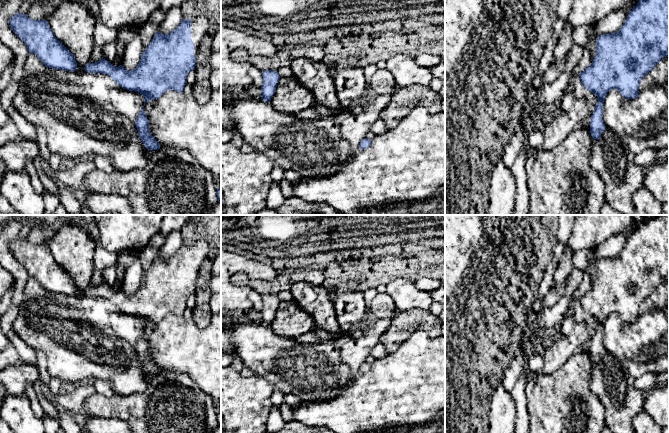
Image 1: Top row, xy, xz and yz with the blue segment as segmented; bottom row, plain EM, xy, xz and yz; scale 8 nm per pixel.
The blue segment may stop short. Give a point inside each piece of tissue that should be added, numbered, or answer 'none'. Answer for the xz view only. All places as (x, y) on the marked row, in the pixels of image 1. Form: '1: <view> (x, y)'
none

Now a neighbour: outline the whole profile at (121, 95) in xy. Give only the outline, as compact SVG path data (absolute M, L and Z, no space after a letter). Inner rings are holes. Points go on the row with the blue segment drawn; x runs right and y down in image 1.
M122 88L112 93L112 102L117 111L135 123L145 100L140 93Z

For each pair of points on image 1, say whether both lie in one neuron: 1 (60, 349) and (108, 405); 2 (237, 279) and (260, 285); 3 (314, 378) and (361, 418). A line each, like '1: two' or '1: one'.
1: two
2: one
3: two

